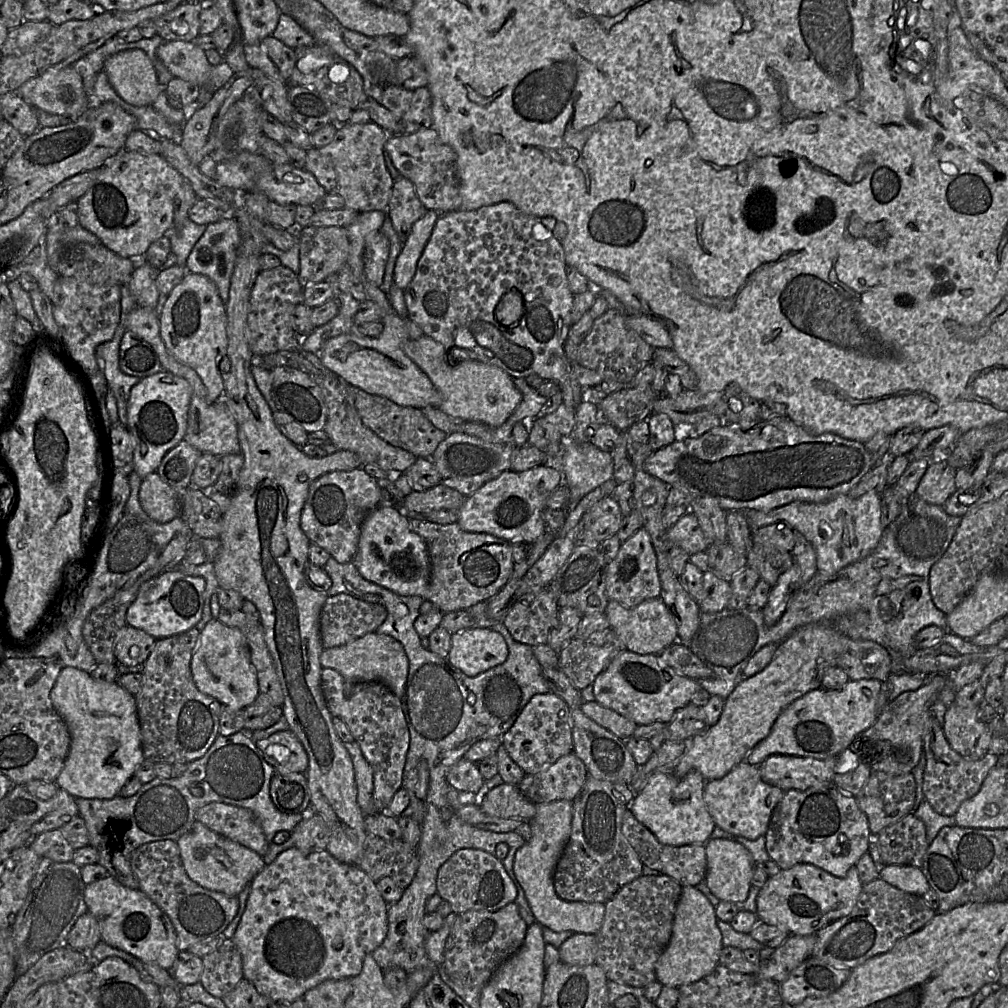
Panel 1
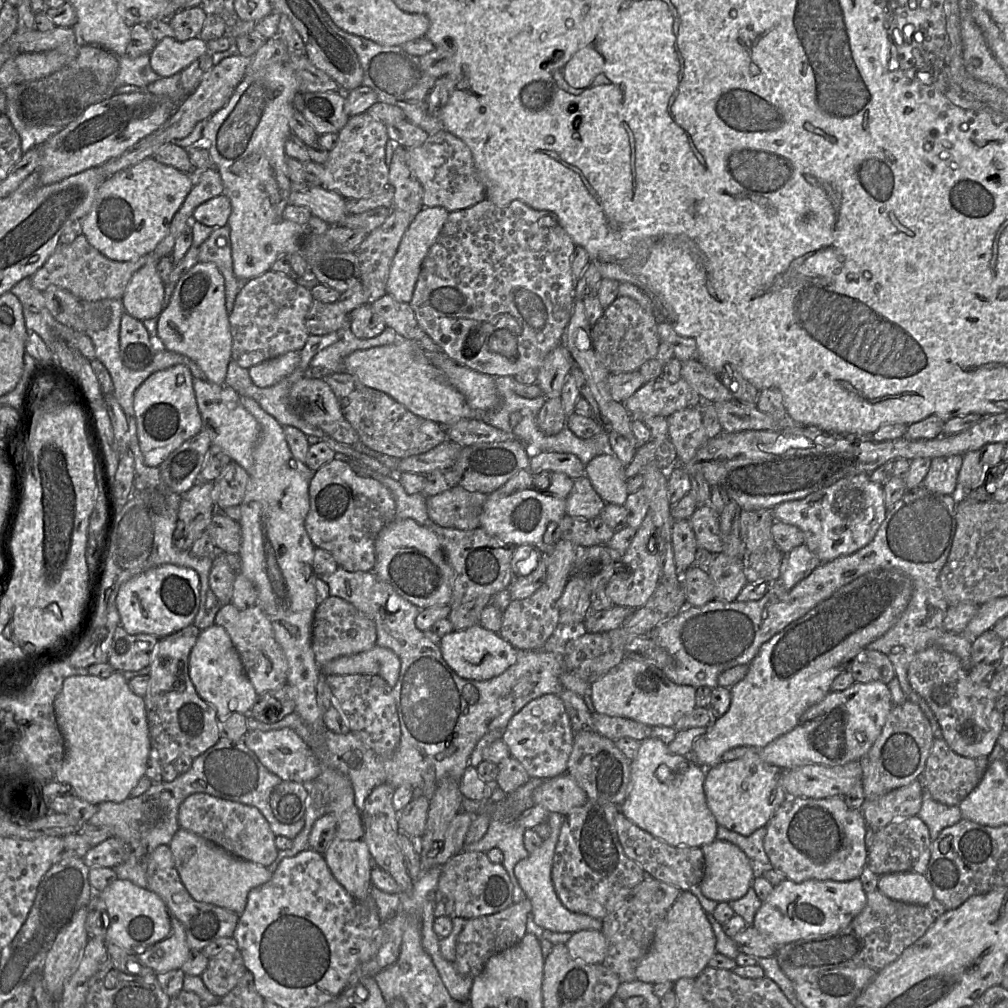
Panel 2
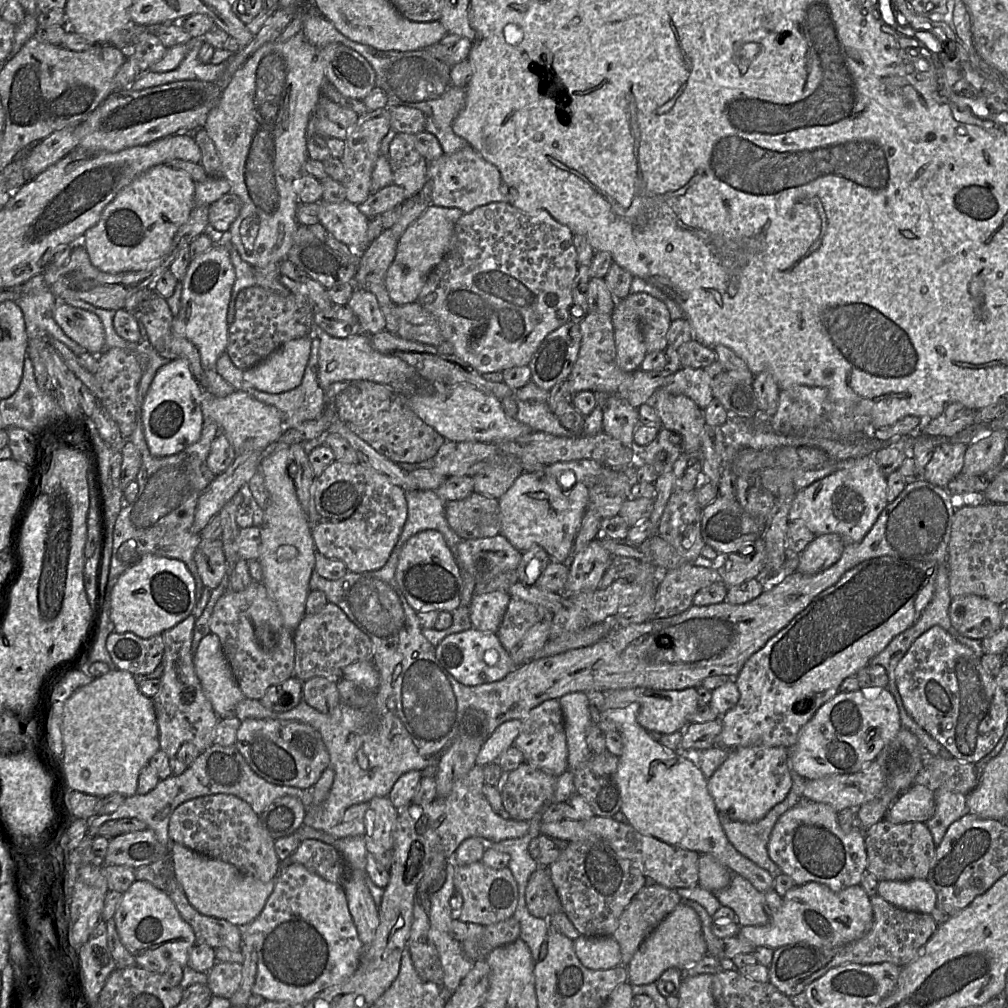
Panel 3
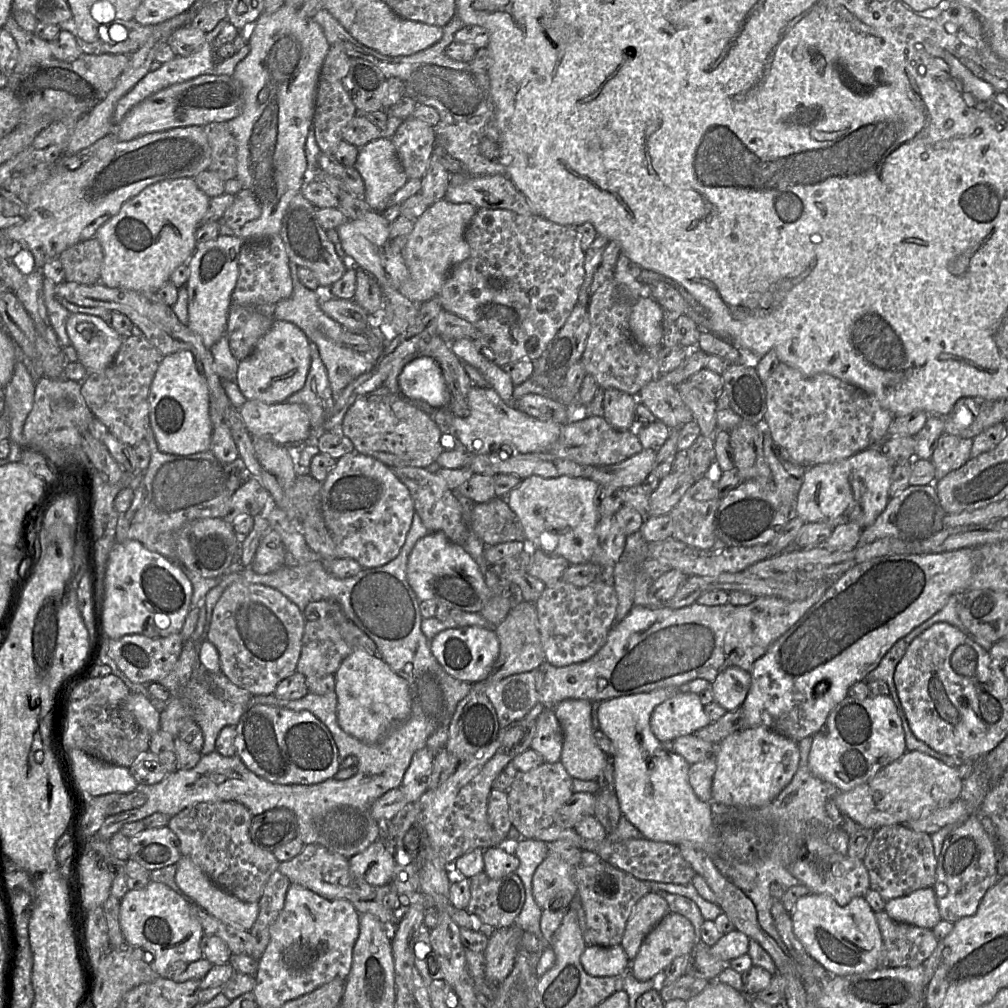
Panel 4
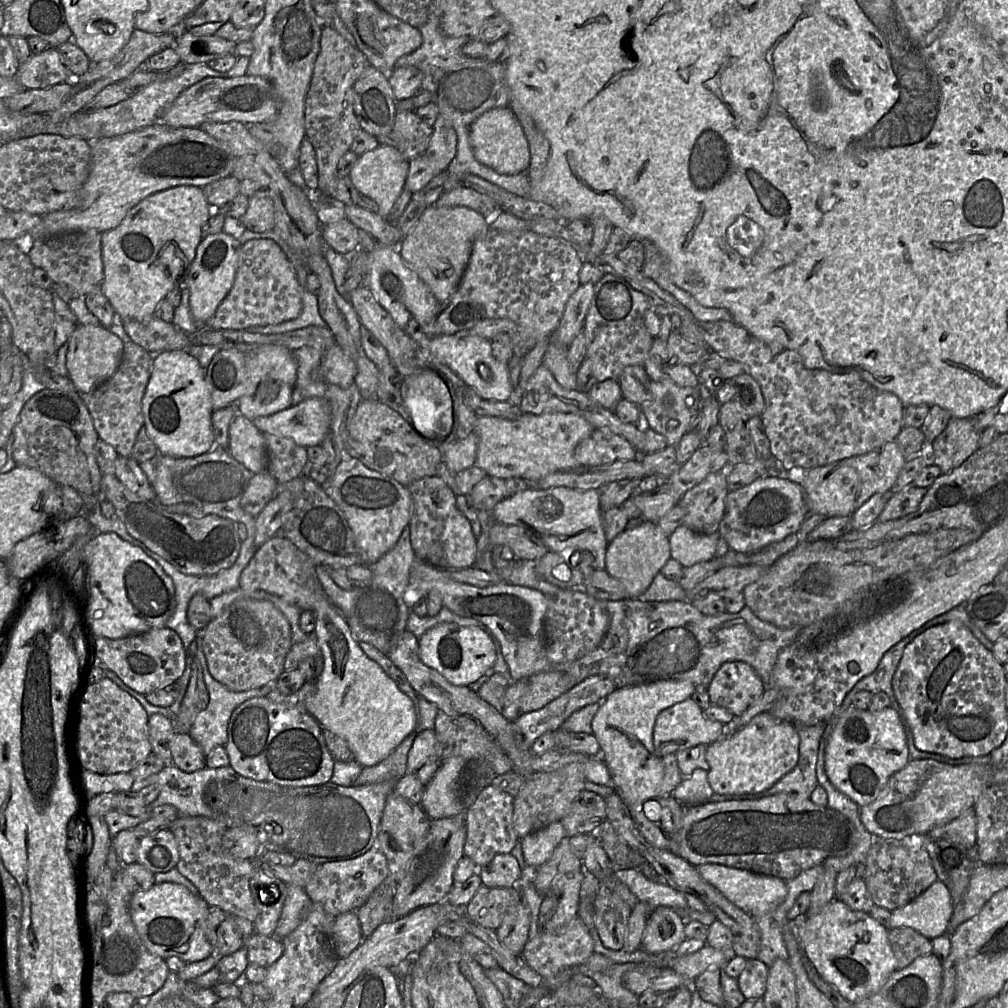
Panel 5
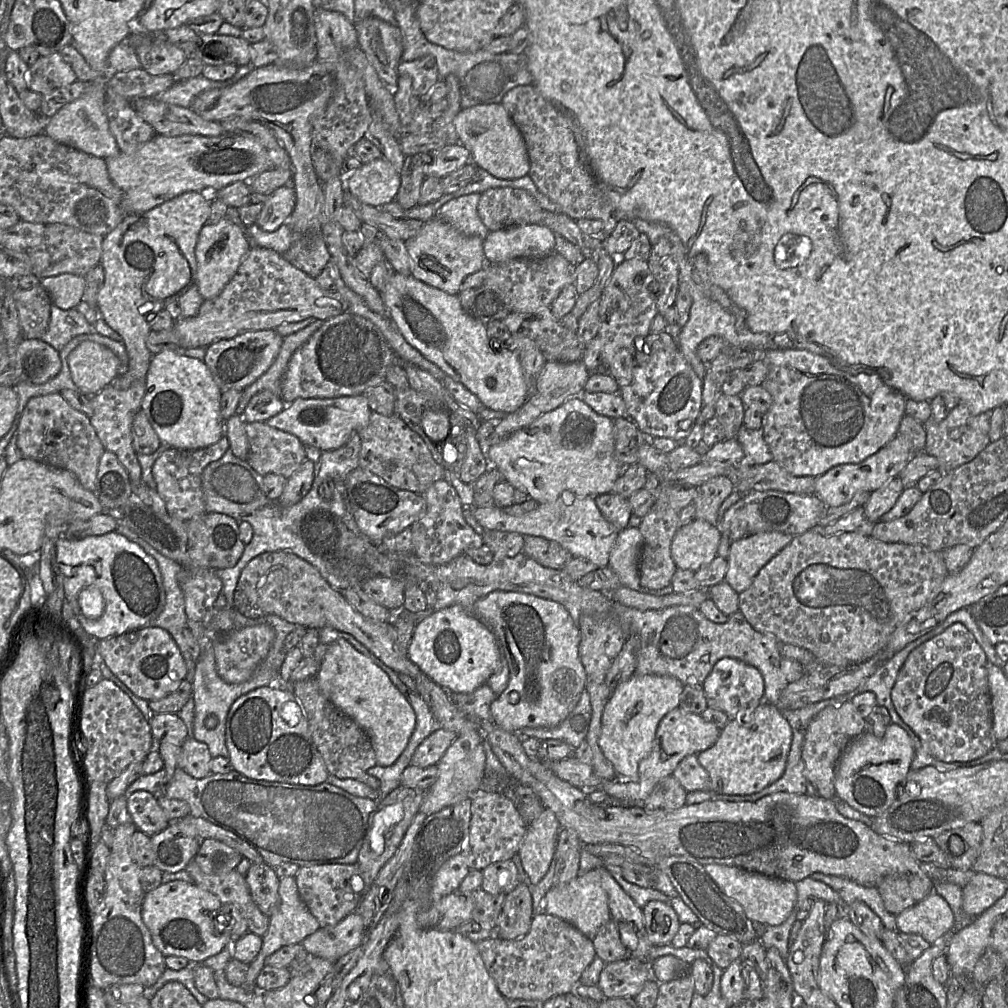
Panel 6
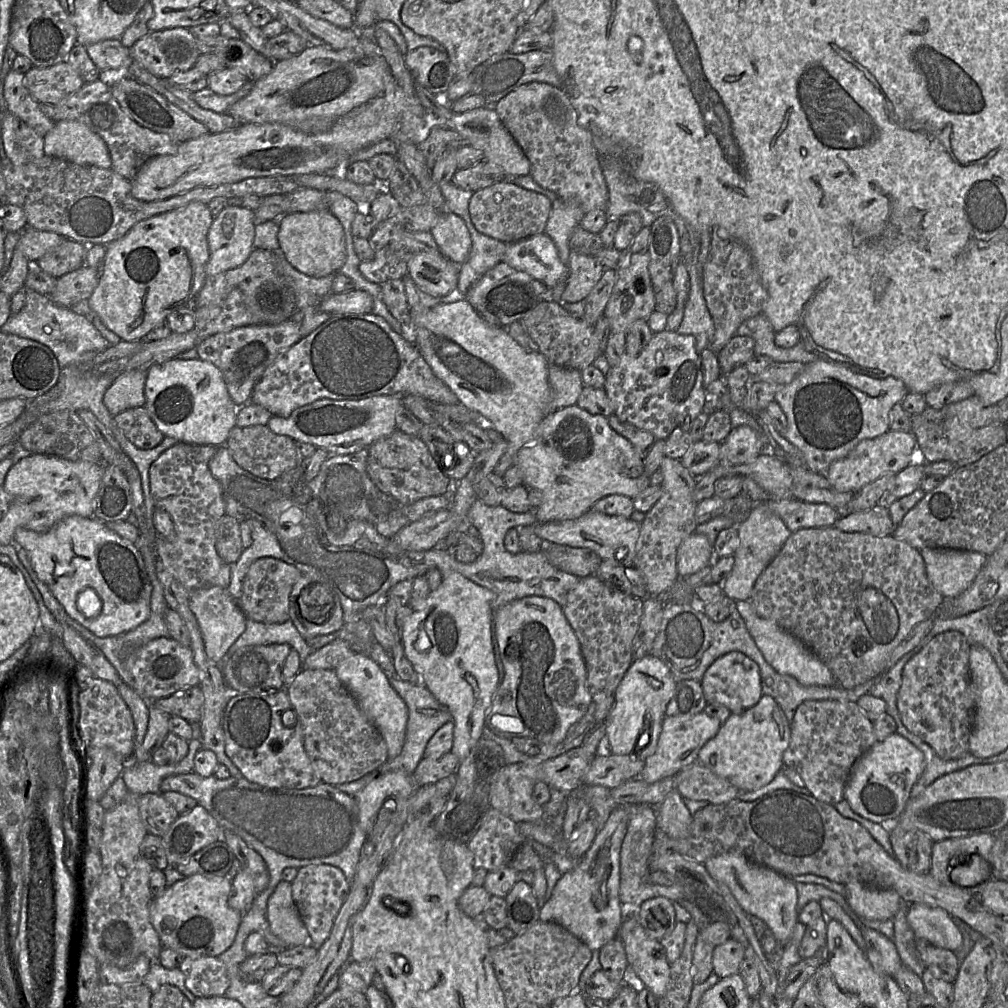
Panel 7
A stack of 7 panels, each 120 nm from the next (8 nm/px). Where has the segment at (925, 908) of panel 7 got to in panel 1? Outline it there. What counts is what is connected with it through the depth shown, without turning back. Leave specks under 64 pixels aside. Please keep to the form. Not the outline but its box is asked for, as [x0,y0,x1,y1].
[879,865,931,896]

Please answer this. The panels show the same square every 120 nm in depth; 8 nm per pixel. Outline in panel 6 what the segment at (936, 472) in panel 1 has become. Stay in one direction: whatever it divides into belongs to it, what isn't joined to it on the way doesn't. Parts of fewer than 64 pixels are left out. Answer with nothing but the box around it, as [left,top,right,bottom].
[923,403,991,473]

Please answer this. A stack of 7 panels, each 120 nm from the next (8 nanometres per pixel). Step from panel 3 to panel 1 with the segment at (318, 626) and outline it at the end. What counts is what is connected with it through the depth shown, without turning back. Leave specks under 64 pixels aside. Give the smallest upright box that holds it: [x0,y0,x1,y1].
[320,594,387,649]

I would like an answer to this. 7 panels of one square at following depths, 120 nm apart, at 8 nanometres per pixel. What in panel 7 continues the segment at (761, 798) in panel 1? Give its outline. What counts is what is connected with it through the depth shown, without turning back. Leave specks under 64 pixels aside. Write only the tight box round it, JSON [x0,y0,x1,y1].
[698,694,791,791]

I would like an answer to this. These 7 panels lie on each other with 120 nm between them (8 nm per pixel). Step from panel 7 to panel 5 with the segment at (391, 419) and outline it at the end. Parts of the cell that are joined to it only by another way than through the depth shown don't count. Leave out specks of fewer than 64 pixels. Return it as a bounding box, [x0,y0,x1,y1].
[252,398,331,448]

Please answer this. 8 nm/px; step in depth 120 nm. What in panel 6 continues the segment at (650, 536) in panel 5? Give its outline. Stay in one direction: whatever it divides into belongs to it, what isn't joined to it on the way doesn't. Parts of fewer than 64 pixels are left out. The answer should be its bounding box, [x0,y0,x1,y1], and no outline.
[608,528,643,592]

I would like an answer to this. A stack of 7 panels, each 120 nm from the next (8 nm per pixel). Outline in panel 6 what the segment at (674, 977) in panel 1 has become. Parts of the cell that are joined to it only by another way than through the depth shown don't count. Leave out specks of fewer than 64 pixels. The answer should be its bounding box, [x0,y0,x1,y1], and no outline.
[642,900,681,946]

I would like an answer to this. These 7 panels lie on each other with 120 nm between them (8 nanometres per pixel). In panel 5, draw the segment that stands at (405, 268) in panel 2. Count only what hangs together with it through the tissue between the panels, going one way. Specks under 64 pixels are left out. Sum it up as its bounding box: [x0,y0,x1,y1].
[398,205,489,303]

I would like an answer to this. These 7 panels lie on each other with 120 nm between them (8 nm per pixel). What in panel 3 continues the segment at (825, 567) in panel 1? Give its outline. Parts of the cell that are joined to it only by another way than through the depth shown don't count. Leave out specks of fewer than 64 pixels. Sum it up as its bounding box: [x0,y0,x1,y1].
[788,455,887,544]

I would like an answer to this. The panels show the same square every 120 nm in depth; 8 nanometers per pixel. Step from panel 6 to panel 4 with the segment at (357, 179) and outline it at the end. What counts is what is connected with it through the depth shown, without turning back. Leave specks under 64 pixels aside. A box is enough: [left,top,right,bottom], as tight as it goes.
[354,138,408,213]

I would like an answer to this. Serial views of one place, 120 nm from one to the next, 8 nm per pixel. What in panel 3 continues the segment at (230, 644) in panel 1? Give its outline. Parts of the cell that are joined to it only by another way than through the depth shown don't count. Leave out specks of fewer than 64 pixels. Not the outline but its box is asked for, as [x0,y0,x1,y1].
[193,634,245,718]

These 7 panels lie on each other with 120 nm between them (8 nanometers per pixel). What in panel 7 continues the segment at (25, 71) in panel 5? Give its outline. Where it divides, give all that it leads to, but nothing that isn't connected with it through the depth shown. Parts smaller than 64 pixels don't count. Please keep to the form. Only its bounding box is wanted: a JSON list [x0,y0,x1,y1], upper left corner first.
[25,61,84,106]

